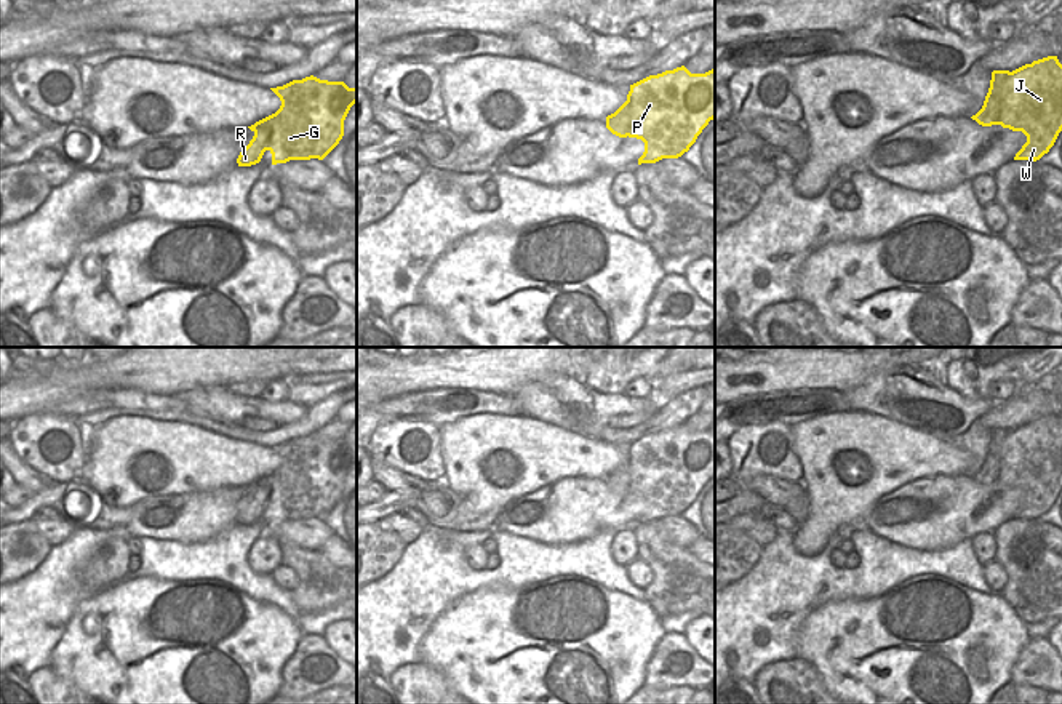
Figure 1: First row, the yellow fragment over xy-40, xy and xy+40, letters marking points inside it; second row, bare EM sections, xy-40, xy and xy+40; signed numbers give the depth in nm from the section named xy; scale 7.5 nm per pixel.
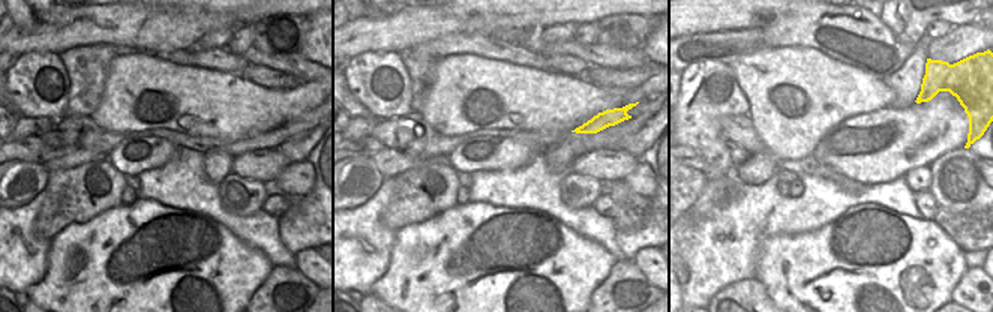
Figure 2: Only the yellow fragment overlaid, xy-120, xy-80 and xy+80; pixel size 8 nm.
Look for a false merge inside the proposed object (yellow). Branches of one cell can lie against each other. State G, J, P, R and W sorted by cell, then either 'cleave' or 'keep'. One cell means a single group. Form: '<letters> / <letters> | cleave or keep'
G J P W / R | cleave

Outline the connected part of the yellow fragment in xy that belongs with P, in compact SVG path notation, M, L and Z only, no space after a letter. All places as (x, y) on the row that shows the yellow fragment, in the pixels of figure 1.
M685 66L633 85L630 133L645 142L641 163L678 158L715 118L715 69L691 74Z

